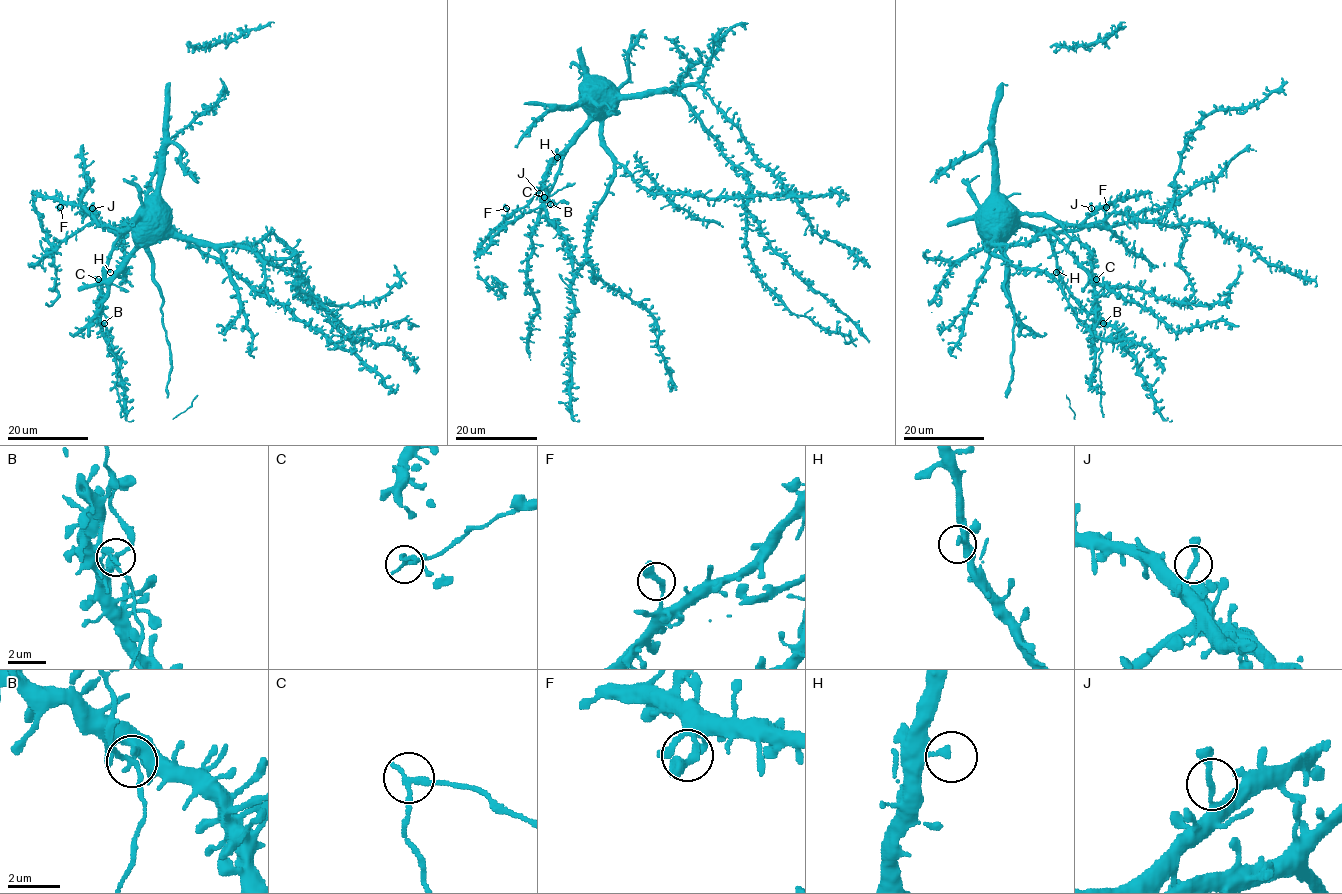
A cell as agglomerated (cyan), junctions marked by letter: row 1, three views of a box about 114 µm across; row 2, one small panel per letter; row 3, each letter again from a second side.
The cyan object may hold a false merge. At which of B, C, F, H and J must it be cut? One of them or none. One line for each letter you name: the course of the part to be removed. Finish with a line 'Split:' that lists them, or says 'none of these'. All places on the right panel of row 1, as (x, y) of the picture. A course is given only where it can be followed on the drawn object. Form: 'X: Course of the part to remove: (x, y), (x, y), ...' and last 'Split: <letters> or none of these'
C: Course of the part to remove: (1095, 279), (1081, 291)
Split: C

